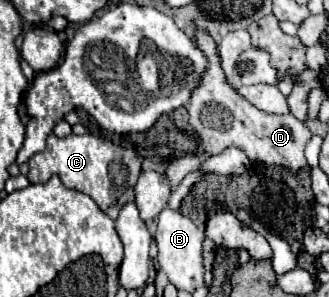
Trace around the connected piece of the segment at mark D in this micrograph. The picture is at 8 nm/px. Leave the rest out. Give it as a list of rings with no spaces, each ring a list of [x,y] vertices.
[[[198,34],[196,36],[196,44],[198,48],[202,48],[202,52],[208,58],[208,70],[200,82],[200,86],[192,92],[192,100],[186,106],[188,114],[190,114],[190,124],[192,129],[204,144],[204,151],[196,158],[188,158],[188,160],[172,160],[166,168],[166,176],[170,182],[170,188],[176,190],[178,184],[182,182],[182,178],[190,172],[194,172],[208,156],[218,155],[224,148],[228,146],[240,146],[242,150],[246,150],[248,158],[252,162],[262,162],[262,164],[274,164],[274,166],[286,166],[292,172],[298,172],[300,168],[306,166],[306,158],[304,158],[304,146],[308,142],[308,138],[312,136],[310,130],[306,128],[304,122],[296,120],[292,114],[284,114],[284,116],[274,116],[274,114],[264,114],[260,110],[256,110],[250,102],[246,102],[228,82],[226,76],[220,68],[220,60],[218,60],[218,50],[214,40],[208,34]]]

